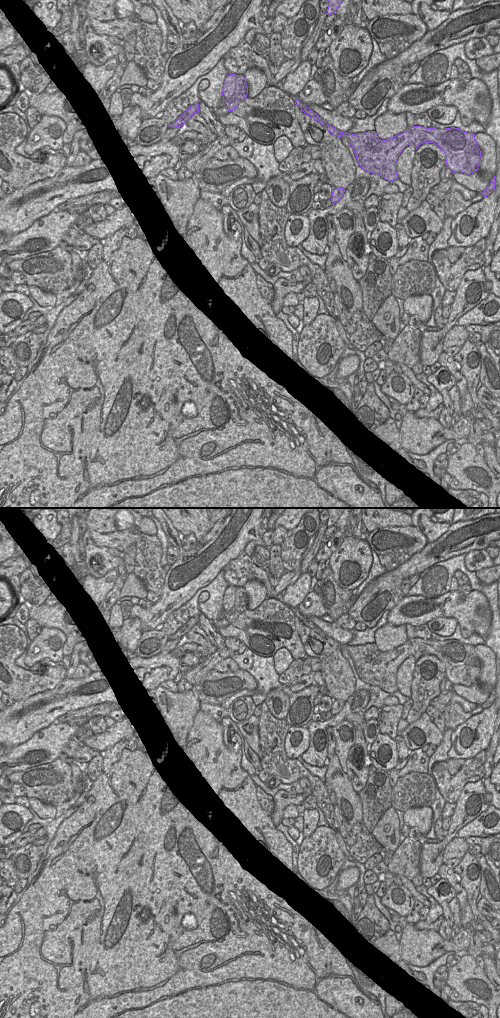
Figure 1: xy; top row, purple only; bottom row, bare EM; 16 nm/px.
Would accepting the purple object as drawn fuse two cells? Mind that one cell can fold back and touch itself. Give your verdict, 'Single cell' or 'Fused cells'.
Fused cells

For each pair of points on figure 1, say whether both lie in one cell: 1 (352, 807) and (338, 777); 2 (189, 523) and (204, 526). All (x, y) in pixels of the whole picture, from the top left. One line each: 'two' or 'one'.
1: one
2: one

